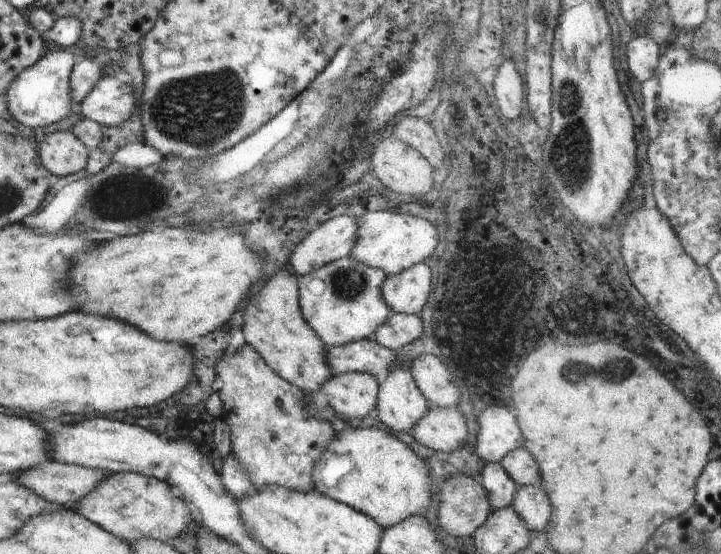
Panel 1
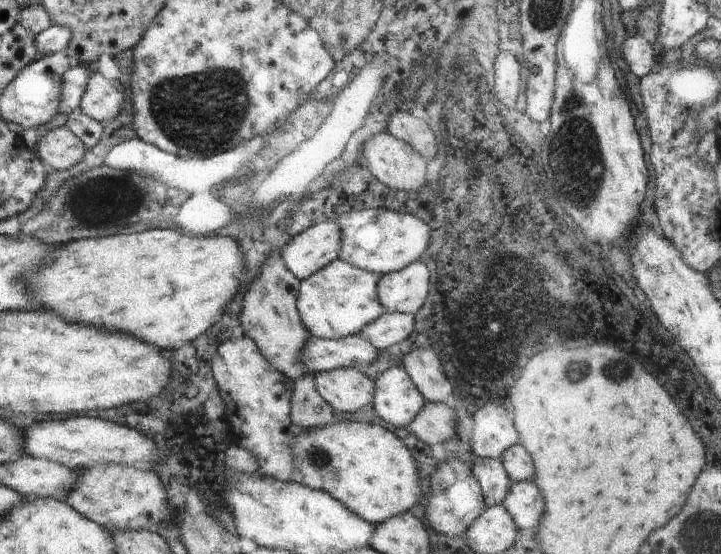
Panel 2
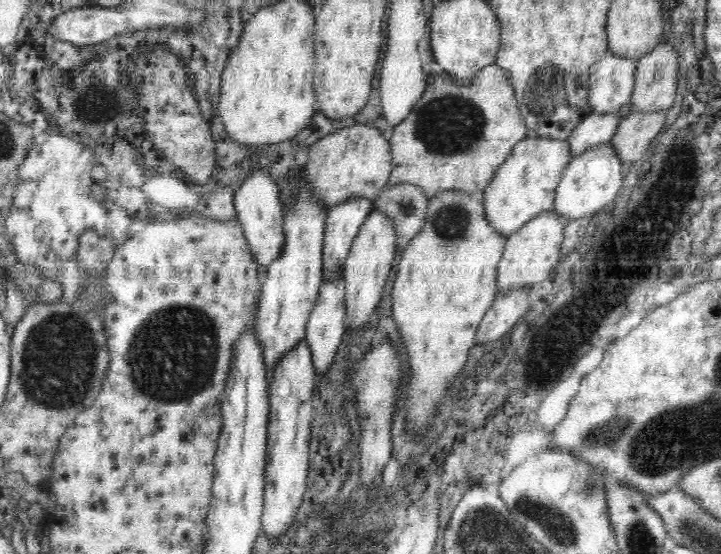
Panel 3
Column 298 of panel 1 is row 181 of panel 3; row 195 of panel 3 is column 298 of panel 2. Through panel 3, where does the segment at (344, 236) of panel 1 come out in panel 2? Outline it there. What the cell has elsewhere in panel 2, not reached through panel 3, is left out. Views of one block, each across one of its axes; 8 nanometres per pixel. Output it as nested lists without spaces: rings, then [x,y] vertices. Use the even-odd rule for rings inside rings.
[[[335,219],[316,223],[291,237],[281,251],[286,268],[300,280],[339,258],[342,230]]]

